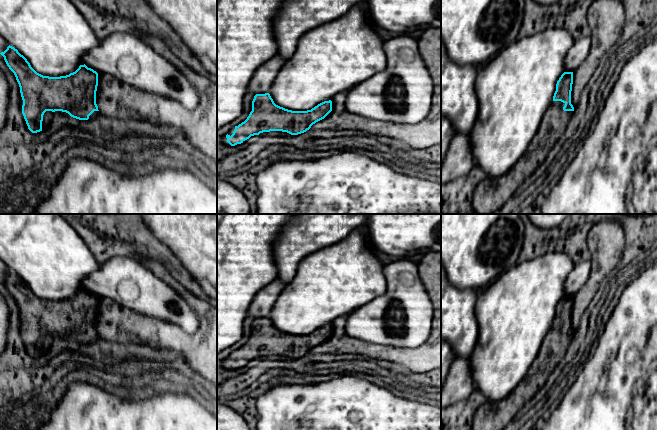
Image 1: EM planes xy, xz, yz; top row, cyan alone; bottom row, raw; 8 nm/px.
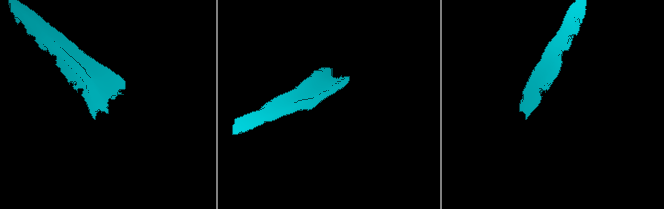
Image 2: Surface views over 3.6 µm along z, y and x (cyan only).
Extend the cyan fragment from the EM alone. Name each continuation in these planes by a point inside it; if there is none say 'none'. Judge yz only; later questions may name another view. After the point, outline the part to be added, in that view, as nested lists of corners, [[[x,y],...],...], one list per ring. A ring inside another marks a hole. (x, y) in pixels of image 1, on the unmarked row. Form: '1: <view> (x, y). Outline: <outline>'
1: yz (499, 415). Outline: [[[551,325],[539,354],[533,361],[528,372],[517,385],[517,387],[504,399],[494,403],[482,403],[473,417],[472,430],[510,430],[510,425],[520,409],[531,400],[534,395],[544,386],[548,377],[553,372],[557,364],[565,357],[567,349],[573,339],[573,335],[564,335],[565,327],[561,325]]]

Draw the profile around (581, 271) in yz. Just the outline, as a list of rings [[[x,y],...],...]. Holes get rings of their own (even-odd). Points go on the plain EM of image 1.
[[[590,260],[575,263],[565,281],[564,296],[574,296],[588,281],[591,269]]]

